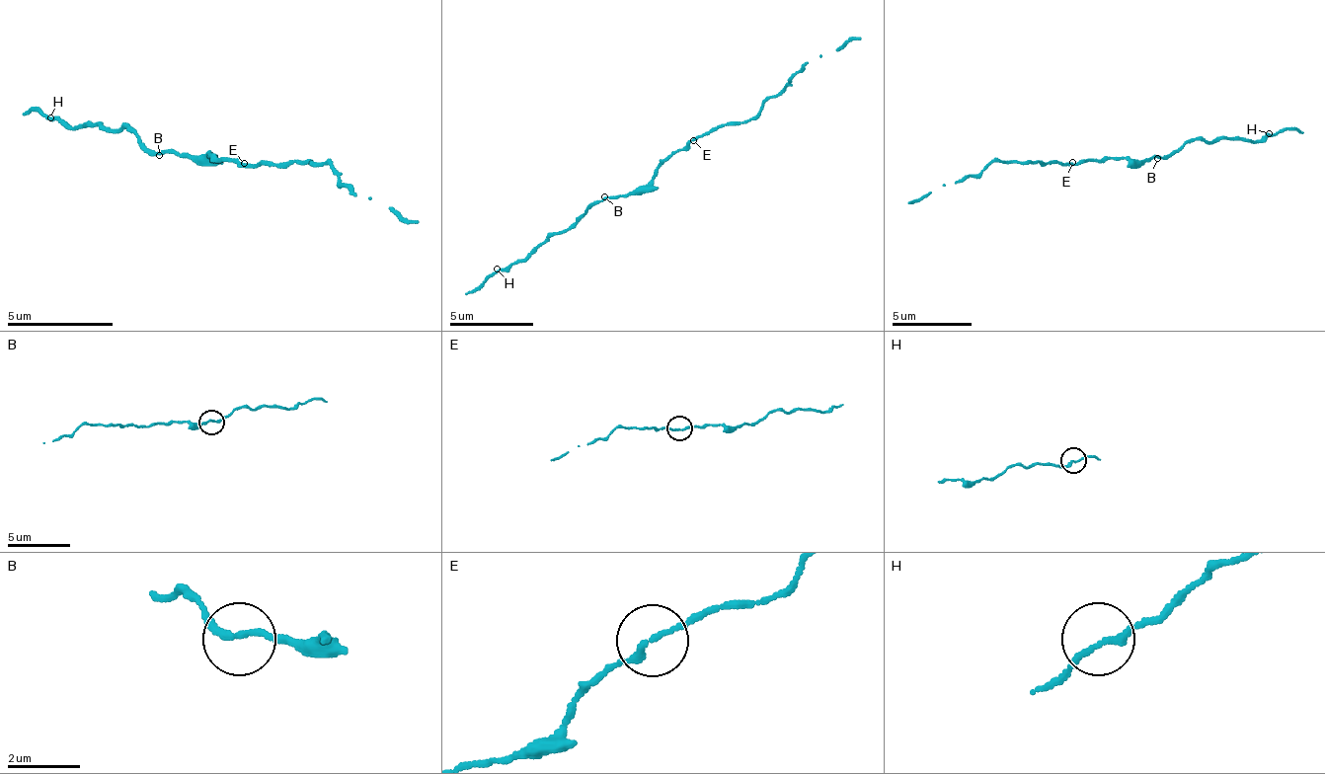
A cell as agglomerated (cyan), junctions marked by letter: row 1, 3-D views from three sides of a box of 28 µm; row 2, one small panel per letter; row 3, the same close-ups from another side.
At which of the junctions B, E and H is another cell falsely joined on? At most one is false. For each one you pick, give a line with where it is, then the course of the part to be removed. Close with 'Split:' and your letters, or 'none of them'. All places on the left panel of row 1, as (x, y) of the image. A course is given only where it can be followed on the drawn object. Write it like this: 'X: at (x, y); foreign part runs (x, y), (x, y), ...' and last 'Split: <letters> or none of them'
Split: none of them

